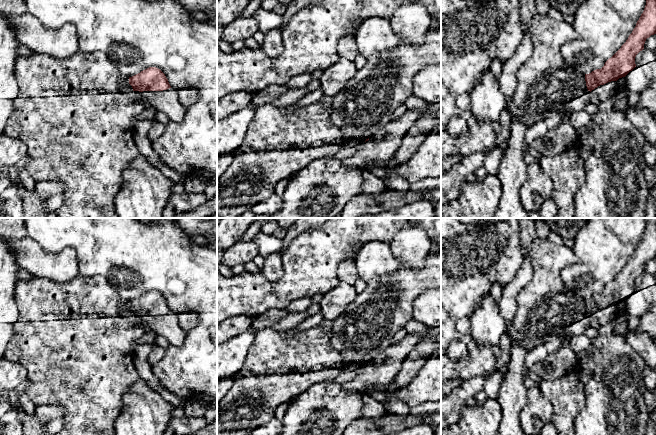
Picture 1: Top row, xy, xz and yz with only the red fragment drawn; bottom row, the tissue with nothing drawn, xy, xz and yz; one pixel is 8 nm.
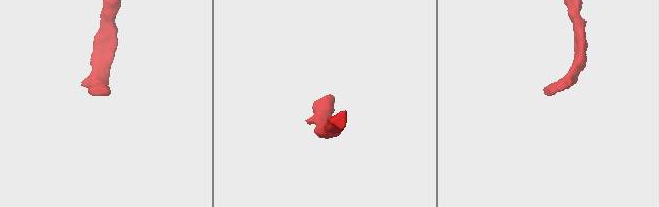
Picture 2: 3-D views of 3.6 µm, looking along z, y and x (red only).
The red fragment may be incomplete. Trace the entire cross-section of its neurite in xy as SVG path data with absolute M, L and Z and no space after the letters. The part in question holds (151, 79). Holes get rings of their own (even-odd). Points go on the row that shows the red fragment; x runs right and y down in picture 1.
M149 67L129 77L133 91L139 91L143 100L156 111L163 112L172 122L181 122L187 112L178 98L177 90L170 86L165 74L156 67Z

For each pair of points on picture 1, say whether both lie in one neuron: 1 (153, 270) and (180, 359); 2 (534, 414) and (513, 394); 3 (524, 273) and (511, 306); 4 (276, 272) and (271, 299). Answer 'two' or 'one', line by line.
1: one
2: two
3: one
4: two

